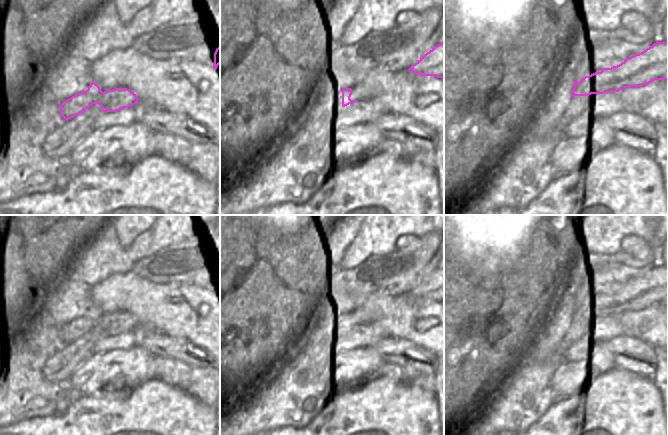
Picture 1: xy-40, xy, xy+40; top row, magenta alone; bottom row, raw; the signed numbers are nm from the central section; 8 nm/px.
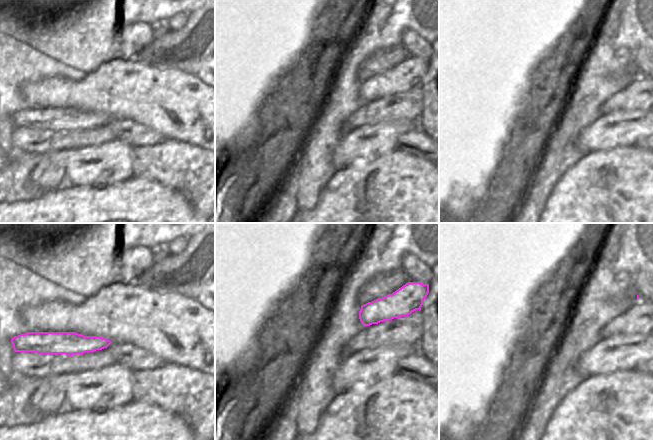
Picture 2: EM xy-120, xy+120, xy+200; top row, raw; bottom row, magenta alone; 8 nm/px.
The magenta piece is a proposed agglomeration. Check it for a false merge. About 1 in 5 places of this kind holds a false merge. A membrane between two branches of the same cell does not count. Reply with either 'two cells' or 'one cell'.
one cell

